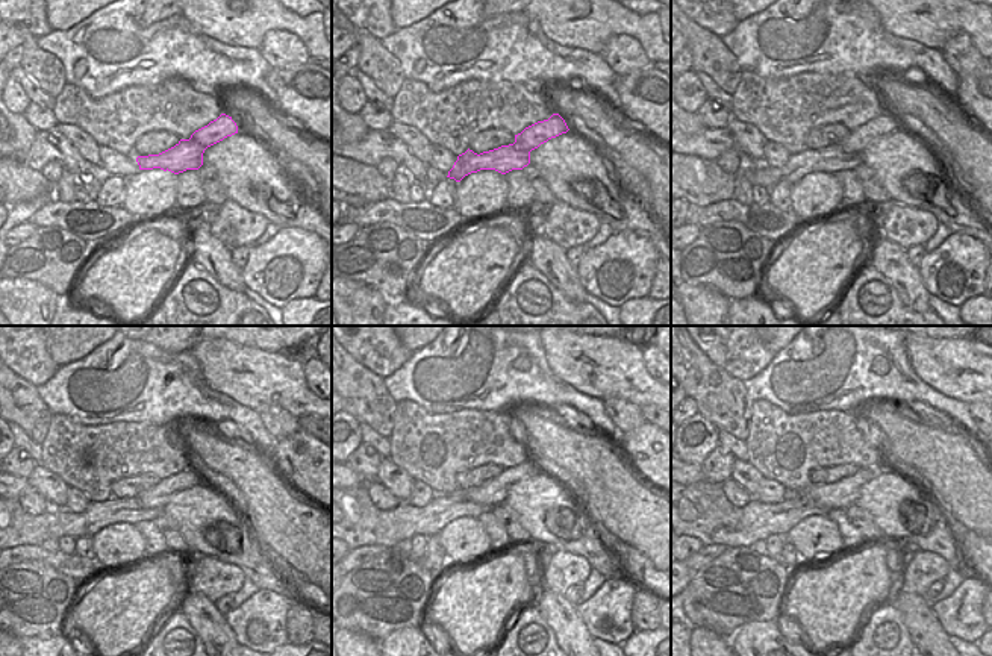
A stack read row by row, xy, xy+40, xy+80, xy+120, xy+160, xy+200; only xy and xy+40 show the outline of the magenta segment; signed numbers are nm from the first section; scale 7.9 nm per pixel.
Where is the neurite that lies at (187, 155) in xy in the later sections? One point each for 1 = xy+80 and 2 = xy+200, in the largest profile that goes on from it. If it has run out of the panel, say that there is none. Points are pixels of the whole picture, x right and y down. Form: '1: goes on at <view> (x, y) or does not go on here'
1: goes on at xy+80 (847, 155)
2: goes on at xy+200 (788, 503)

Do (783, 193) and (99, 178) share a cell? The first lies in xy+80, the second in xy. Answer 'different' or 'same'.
different

